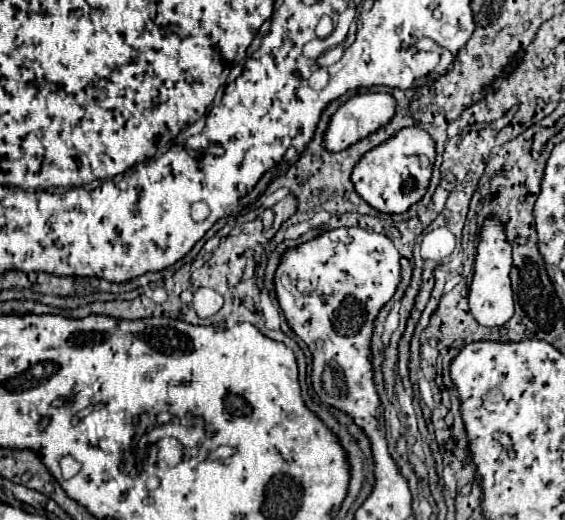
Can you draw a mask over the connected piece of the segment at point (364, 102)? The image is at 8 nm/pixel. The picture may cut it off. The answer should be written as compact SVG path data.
M357 93L331 115L327 131L323 133L323 147L327 151L343 151L355 141L361 141L375 129L383 127L387 121L391 121L393 115L395 115L395 99L389 93Z

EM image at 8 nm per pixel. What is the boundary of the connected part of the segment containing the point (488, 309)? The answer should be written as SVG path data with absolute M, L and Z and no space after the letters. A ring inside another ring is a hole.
M489 217L483 223L481 241L476 246L474 275L468 293L469 308L477 323L485 327L501 327L505 319L509 321L513 317L515 303L509 271L511 271L511 243L503 233L503 225L495 217Z

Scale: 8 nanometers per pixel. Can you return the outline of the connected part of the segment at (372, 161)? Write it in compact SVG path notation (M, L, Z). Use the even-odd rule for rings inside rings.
M403 127L393 137L381 145L367 151L359 163L353 167L351 181L357 195L371 207L383 213L405 213L413 203L417 203L429 185L431 165L435 159L435 141L431 135L417 127Z

